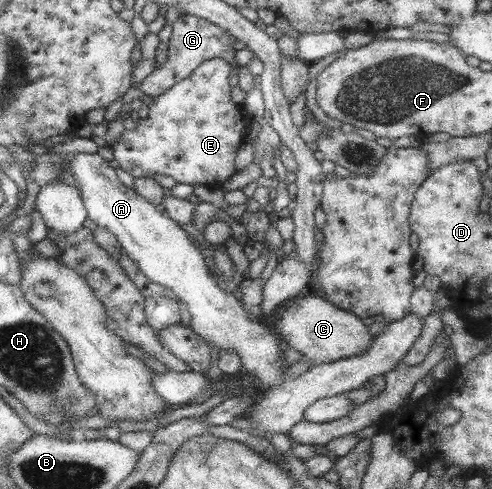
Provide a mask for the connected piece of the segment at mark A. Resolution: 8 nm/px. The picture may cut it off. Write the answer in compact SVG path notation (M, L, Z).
M75 153L67 156L67 162L79 186L86 218L93 221L96 227L112 233L122 251L127 253L131 261L135 261L139 271L151 283L163 285L176 299L185 303L191 317L191 331L211 348L219 349L219 353L233 353L240 360L240 373L254 382L258 392L263 393L281 383L290 365L284 361L277 337L261 324L259 318L249 318L232 292L227 293L219 287L209 272L211 265L207 255L191 244L180 224L158 211L133 188L123 186L109 162L96 153Z

